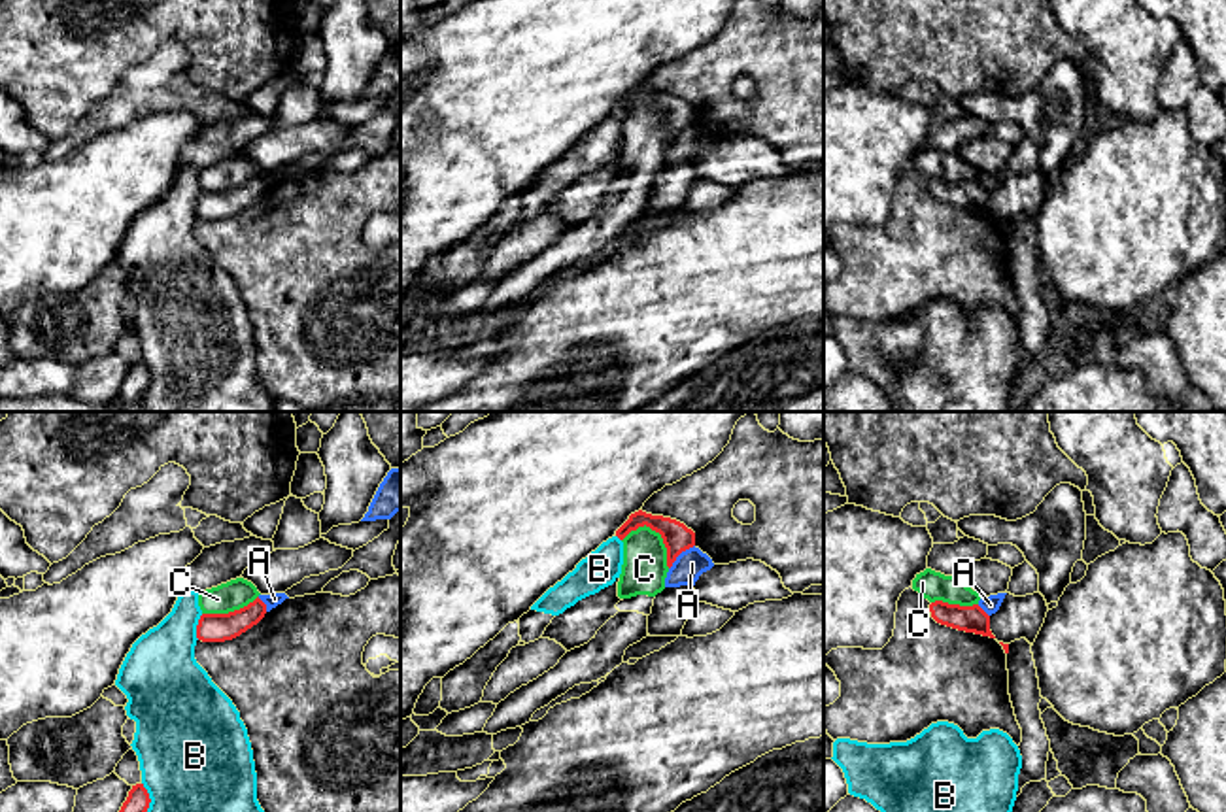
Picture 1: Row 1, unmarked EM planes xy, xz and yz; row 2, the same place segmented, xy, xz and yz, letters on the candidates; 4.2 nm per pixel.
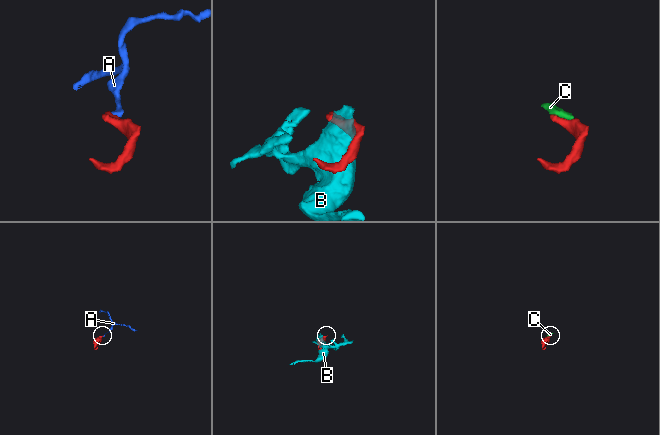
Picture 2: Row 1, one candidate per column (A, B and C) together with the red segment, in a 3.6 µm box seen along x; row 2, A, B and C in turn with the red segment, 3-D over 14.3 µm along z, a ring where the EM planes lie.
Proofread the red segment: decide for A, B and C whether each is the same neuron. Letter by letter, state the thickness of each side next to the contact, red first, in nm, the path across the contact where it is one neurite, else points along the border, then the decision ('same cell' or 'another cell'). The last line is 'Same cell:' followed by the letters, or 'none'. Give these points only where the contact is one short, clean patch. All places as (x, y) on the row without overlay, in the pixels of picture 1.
A: calibres 120 and 120 nm; border xz (694, 121), (669, 146); another cell
B: calibres 130 and 320 nm; another cell
C: calibres 120 and 190 nm; another cell
Same cell: none

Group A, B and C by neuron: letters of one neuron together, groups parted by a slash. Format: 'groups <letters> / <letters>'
groups A / B / C

